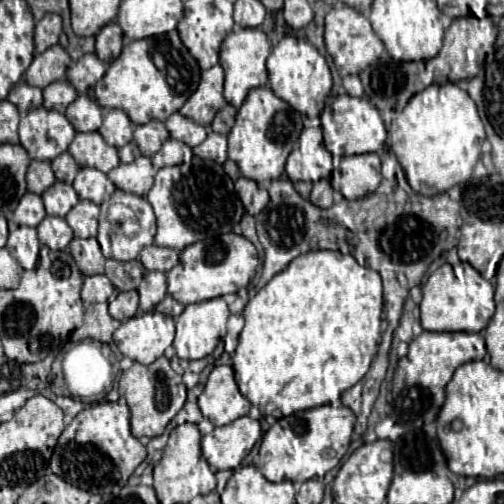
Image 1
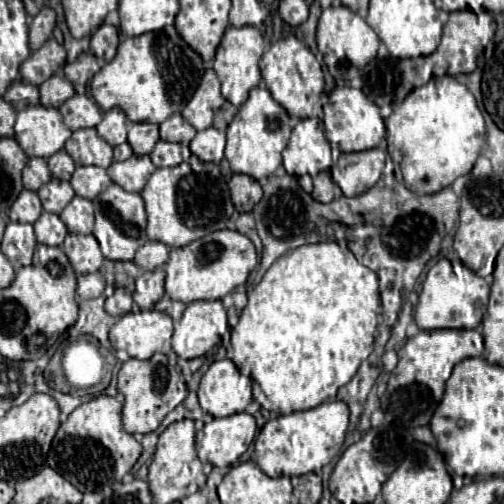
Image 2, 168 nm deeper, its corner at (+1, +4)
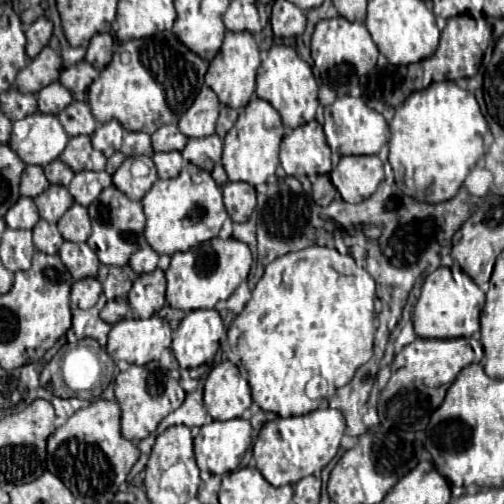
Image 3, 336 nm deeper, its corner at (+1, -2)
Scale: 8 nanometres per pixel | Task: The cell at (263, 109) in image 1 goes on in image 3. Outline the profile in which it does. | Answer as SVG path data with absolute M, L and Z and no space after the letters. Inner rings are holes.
M253 97L249 105L239 111L239 119L223 141L223 167L229 181L245 181L249 185L267 183L279 165L279 145L283 141L283 135L285 129L279 113L271 107L269 101Z

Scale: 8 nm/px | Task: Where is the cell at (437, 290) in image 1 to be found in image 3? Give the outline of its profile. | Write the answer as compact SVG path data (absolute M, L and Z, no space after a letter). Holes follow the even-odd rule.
M439 267L431 275L427 275L419 301L413 311L413 325L419 337L427 339L449 339L457 335L473 335L479 331L479 313L481 307L477 303L467 303L465 289L455 283L449 267Z

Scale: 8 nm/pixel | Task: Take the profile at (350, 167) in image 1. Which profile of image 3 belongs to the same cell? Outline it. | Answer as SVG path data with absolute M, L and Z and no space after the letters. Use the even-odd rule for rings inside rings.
M377 155L341 157L339 165L331 171L331 183L347 203L361 203L373 195L383 177L383 163Z

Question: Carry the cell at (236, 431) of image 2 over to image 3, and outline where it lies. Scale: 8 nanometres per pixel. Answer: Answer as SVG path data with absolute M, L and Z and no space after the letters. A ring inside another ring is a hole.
M247 419L211 421L195 437L195 459L201 471L229 473L235 471L245 451L251 447L253 427Z

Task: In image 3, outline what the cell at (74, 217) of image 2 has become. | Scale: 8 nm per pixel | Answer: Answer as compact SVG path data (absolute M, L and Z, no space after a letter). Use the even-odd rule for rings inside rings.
M73 203L57 221L57 227L65 241L87 241L87 237L91 235L91 219L87 207Z

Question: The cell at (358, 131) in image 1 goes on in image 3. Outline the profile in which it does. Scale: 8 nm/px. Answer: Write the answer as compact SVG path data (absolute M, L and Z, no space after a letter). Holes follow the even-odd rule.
M351 95L339 97L331 107L324 108L323 130L331 151L343 155L375 155L389 141L389 127L381 113L369 109L363 99Z

